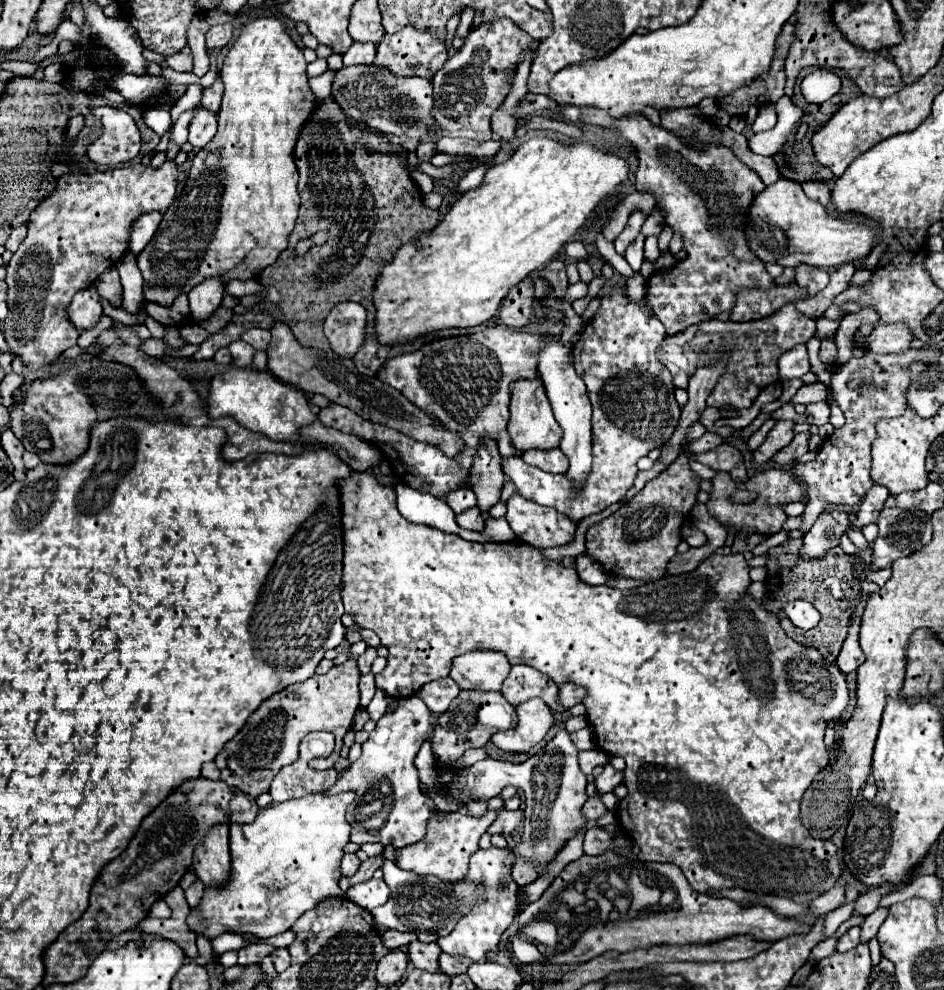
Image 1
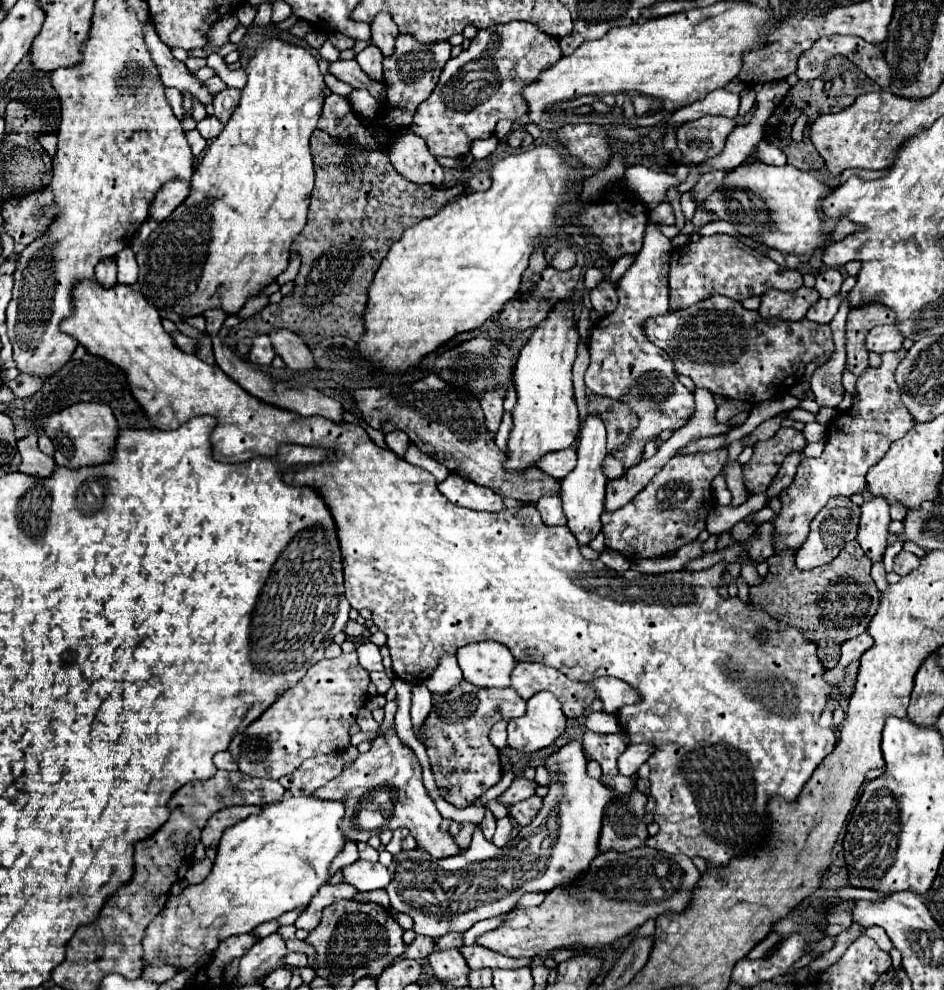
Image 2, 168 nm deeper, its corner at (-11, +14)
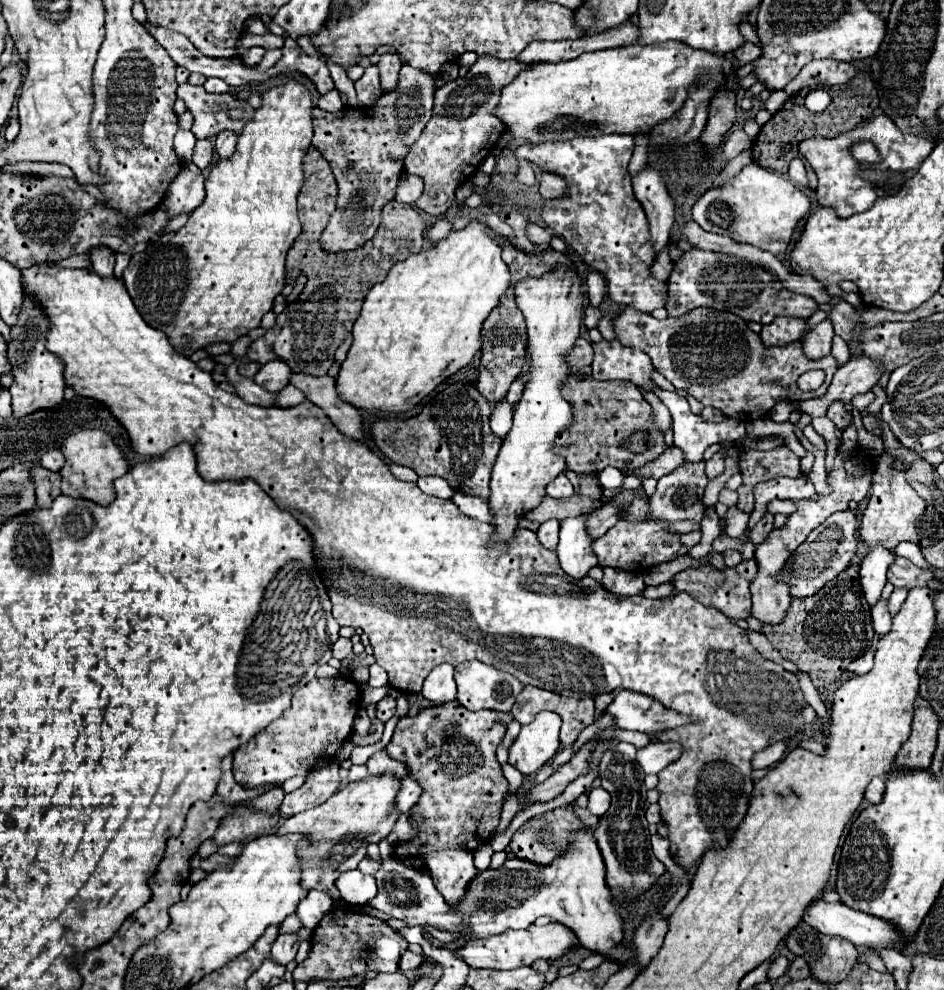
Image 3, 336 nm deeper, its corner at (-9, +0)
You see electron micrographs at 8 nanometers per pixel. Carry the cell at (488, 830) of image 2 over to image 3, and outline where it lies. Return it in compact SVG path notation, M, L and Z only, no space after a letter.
M490 843L482 844L474 851L474 864L479 871L489 868L494 851Z

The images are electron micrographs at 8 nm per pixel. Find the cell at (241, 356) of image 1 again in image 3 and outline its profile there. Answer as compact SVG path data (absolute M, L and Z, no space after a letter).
M272 360L260 368L254 382L270 392L280 392L284 386L290 384L290 368L282 360Z

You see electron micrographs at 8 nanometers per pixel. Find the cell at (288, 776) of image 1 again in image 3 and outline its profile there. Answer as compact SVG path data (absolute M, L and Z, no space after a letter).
M334 760L316 766L310 772L310 776L302 788L284 796L284 802L280 804L280 814L294 816L294 814L314 808L314 806L322 804L326 798L330 798L340 786L338 768L340 766Z

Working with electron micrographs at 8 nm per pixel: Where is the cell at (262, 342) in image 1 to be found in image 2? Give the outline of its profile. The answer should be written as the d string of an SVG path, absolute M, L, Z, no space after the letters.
M272 330L268 334L274 346L274 352L286 362L288 368L292 370L312 370L314 360L312 352L306 348L306 344L292 334L292 330Z

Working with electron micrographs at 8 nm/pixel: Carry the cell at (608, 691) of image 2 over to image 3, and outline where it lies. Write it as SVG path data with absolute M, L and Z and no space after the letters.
M620 690L606 712L616 718L618 728L646 734L666 732L670 728L694 722L690 716L670 712L670 708L666 708L662 702L630 690Z

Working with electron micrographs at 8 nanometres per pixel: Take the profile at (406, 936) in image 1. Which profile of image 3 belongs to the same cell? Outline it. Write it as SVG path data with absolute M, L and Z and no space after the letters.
M408 950L408 952L404 952L404 954L402 954L402 958L400 958L400 970L402 970L402 972L414 970L414 968L418 968L422 962L424 962L424 958L422 958L422 956L412 954L412 952Z

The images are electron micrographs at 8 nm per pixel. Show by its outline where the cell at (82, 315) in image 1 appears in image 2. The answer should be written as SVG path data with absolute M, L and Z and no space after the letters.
M104 258L98 262L96 266L96 282L102 286L102 288L112 288L116 286L116 262L114 258Z

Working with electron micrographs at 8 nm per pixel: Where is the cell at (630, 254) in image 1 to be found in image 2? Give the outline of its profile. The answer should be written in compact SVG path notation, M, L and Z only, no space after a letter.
M662 202L658 208L650 210L650 222L654 224L674 224L674 212L668 202Z

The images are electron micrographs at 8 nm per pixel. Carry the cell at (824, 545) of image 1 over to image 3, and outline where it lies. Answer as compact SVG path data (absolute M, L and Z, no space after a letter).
M850 510L832 514L824 524L820 524L816 530L810 532L806 542L792 552L792 564L786 562L786 570L782 572L782 582L790 586L792 598L808 598L814 596L826 582L834 580L842 570L848 568L850 560L856 554L858 546L858 522Z

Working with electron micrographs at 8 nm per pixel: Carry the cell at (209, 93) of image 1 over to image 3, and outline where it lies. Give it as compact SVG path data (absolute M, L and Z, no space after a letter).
M220 132L216 136L216 154L222 158L222 160L228 160L232 154L234 154L234 148L236 148L236 134L234 132Z

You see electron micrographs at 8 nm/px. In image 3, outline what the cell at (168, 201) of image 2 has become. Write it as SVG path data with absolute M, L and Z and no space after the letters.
M184 162L182 172L166 192L164 204L168 208L168 214L174 218L178 214L190 214L194 208L198 208L198 204L202 204L204 196L206 190L202 170L192 162Z

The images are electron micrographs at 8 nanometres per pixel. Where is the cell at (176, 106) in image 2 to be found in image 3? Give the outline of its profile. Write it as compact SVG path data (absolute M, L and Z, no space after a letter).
M181 128L176 132L176 138L174 138L174 146L176 146L176 154L180 160L184 162L190 162L192 160L192 148L196 144L196 138L190 130L183 130Z

